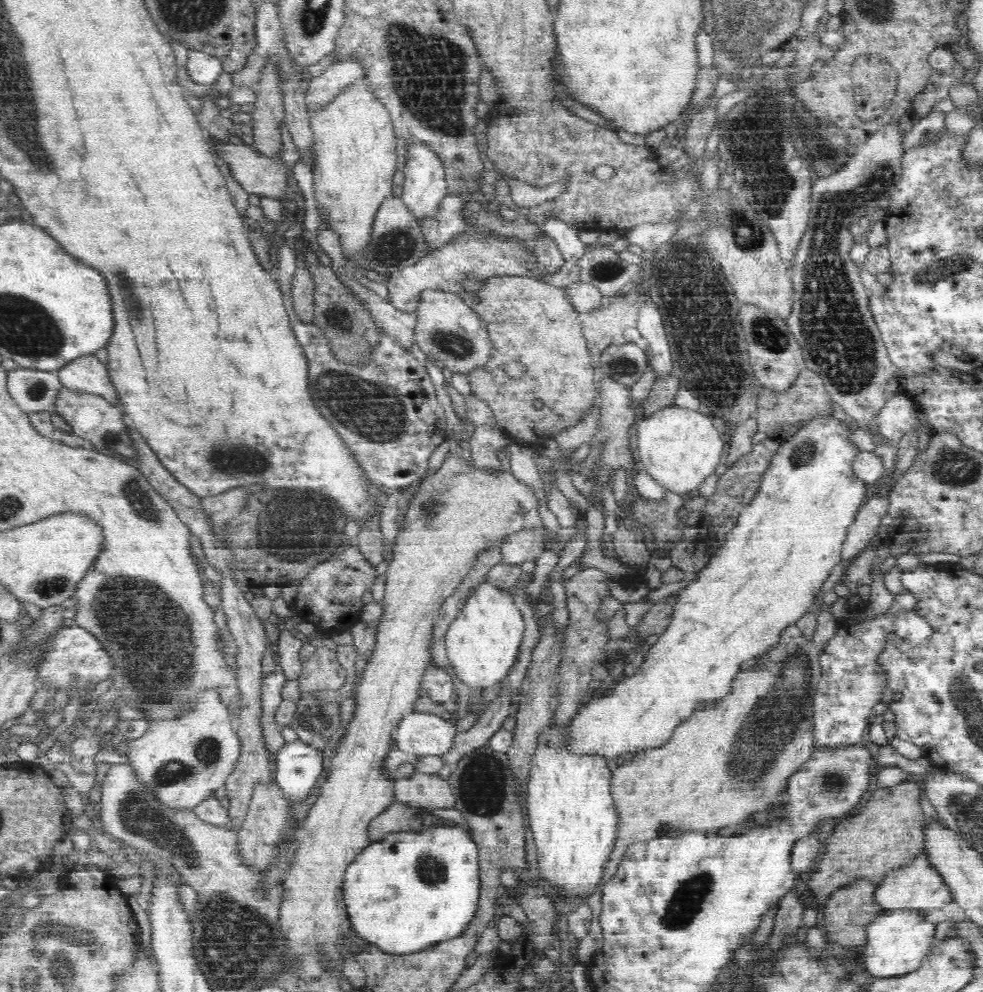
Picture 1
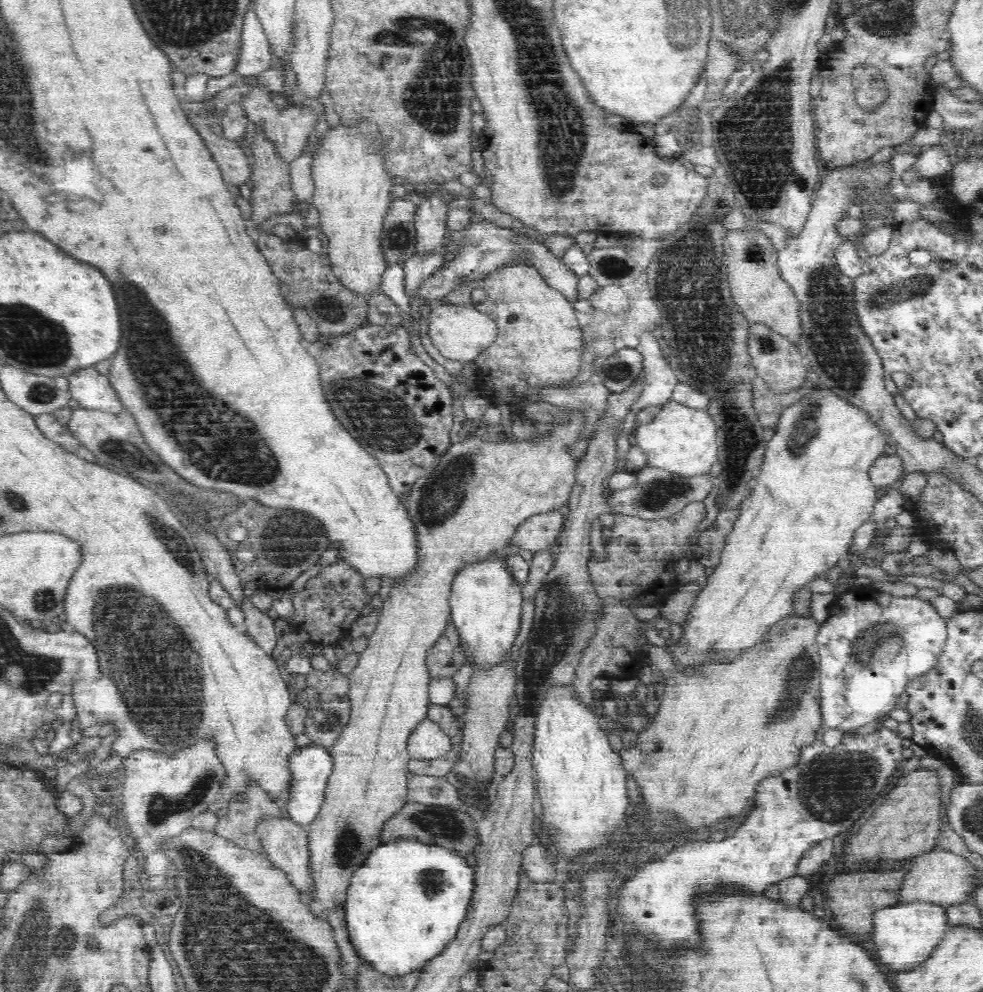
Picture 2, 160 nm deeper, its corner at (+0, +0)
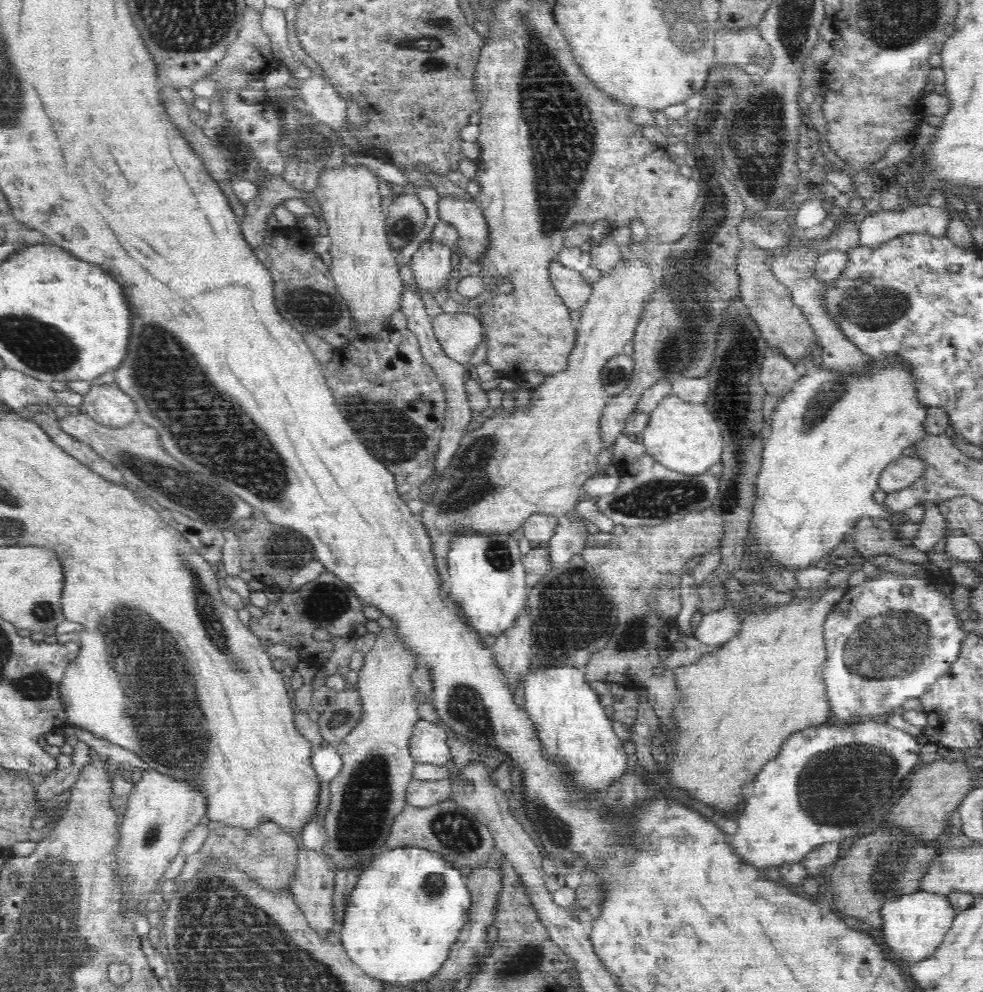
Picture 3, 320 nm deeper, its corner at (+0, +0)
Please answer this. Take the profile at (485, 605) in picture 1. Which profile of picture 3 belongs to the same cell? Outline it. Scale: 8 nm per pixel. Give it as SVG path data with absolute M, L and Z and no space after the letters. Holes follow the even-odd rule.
M458 534L451 540L447 554L448 597L456 603L462 618L476 634L502 635L510 630L524 612L530 588L520 562L518 535Z

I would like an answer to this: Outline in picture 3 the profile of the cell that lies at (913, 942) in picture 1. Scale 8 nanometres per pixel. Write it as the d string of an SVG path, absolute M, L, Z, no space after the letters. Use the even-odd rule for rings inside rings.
M926 891L913 892L886 901L882 906L882 928L888 948L900 960L918 962L932 956L943 943L946 933L951 929L957 911L952 907L946 895Z

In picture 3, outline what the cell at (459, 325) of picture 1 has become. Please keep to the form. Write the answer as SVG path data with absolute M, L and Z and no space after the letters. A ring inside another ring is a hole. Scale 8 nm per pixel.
M454 312L442 313L432 319L433 333L441 348L452 359L469 366L472 354L483 340L483 324L470 314Z

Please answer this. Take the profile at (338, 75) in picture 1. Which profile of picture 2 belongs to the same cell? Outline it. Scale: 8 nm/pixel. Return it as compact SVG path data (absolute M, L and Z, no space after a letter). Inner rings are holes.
M261 88L250 89L240 106L244 109L247 118L254 126L260 126L265 137L272 143L275 151L280 155L280 158L286 162L291 163L296 160L302 153L307 143L307 138L310 134L314 134L314 130L318 122L324 118L324 107L321 105L314 105L310 103L306 106L287 107L280 109L270 98L270 92L266 92Z

